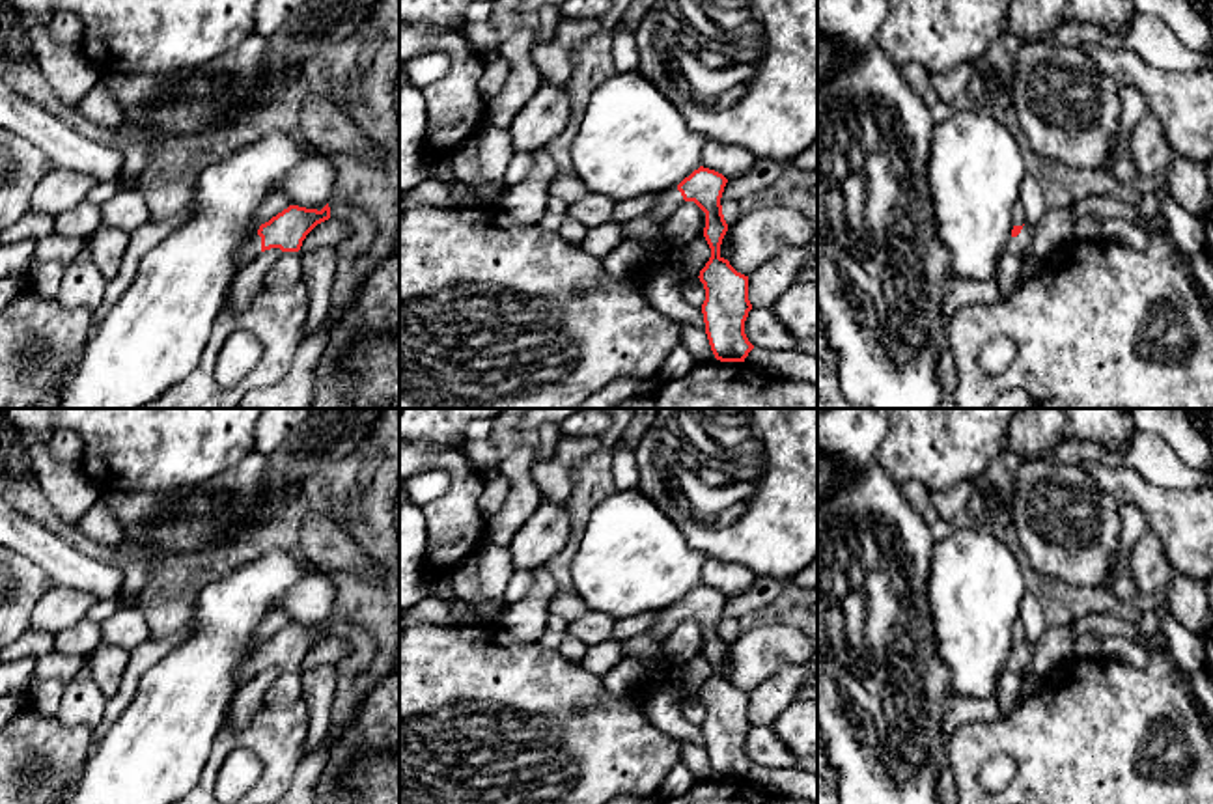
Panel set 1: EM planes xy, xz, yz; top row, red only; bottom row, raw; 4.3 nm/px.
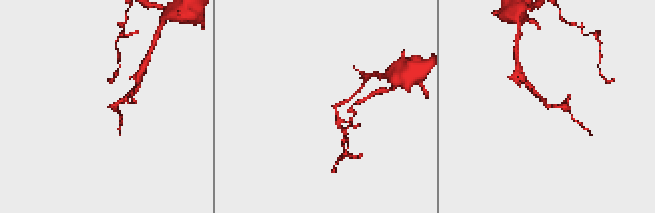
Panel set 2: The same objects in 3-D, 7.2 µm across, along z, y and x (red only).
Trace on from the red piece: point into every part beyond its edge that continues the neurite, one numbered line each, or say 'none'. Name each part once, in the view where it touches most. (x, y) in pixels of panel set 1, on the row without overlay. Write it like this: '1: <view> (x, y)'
1: xy (252, 666)

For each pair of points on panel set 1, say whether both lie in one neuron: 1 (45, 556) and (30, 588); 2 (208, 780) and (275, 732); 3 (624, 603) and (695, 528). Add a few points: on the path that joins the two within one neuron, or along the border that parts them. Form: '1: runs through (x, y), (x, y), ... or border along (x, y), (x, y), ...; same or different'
1: border along (19, 551), (55, 584); different
2: runs through (215, 760), (234, 739), (254, 737); same
3: border along (674, 523), (680, 534), (708, 556); different

